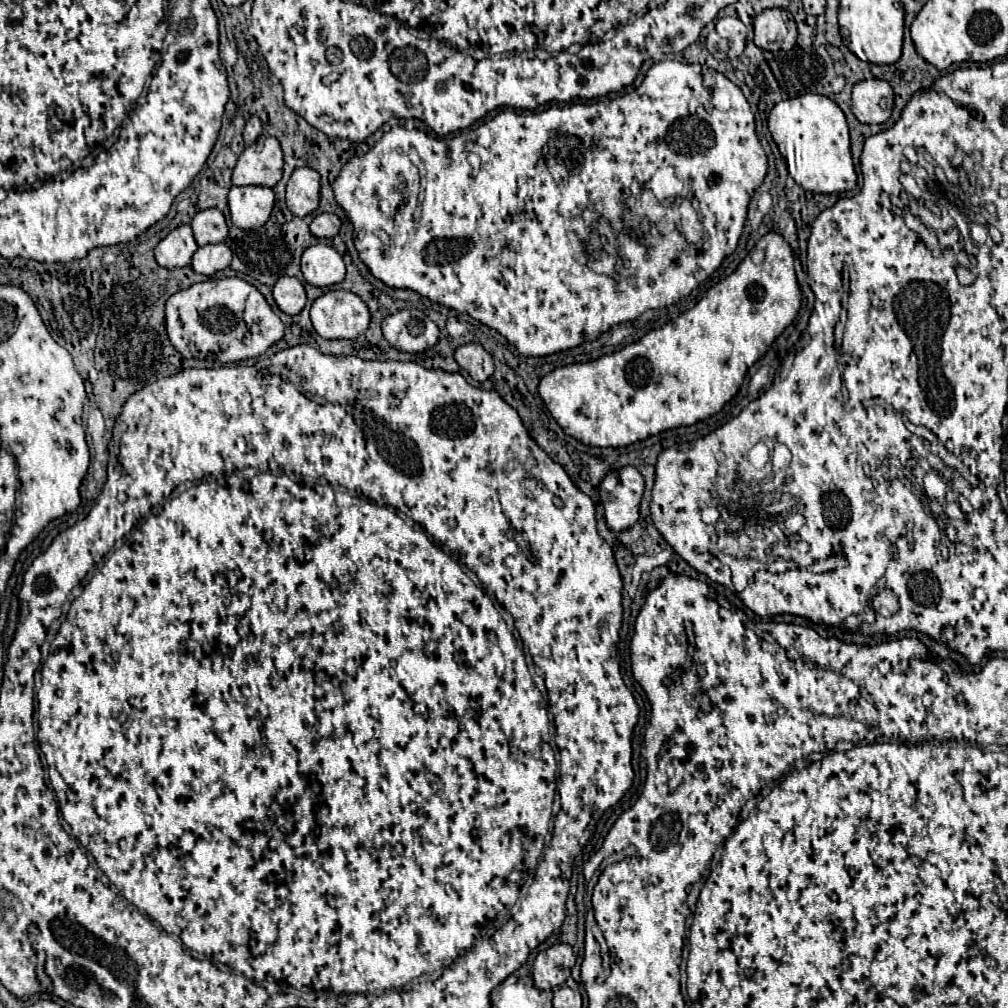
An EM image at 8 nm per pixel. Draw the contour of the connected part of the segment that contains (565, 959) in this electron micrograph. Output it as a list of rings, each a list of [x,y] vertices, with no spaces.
[[[555,943],[545,951],[539,951],[533,963],[533,981],[539,989],[557,989],[571,975],[575,963],[575,951],[567,943]]]

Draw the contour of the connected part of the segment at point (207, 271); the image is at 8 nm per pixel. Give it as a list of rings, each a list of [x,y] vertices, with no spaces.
[[[217,243],[217,245],[205,245],[199,247],[197,253],[193,255],[193,271],[201,273],[201,275],[215,275],[223,269],[227,269],[231,265],[231,249],[227,243]]]

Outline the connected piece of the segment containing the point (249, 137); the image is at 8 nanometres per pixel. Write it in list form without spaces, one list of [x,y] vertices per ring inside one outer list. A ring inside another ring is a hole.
[[[249,117],[247,123],[245,123],[245,129],[243,129],[243,139],[245,139],[245,145],[251,145],[259,135],[263,133],[263,125],[261,125],[261,119],[259,117]]]

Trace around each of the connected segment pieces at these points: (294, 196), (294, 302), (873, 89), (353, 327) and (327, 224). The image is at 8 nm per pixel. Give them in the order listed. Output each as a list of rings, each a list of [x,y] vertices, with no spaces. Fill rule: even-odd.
[[[297,167],[287,183],[287,207],[293,215],[305,217],[319,207],[319,173],[311,167]]]
[[[283,277],[273,287],[273,297],[277,307],[287,315],[297,315],[307,303],[305,287],[297,277]]]
[[[883,79],[859,81],[853,87],[851,111],[861,123],[885,123],[893,111],[893,89]]]
[[[329,291],[311,305],[311,323],[323,339],[355,339],[371,321],[365,301],[351,291]]]
[[[321,213],[321,215],[317,215],[313,219],[309,229],[311,229],[311,233],[315,237],[321,237],[321,239],[335,237],[339,233],[339,229],[341,229],[341,219],[337,215],[331,215],[331,213]]]

